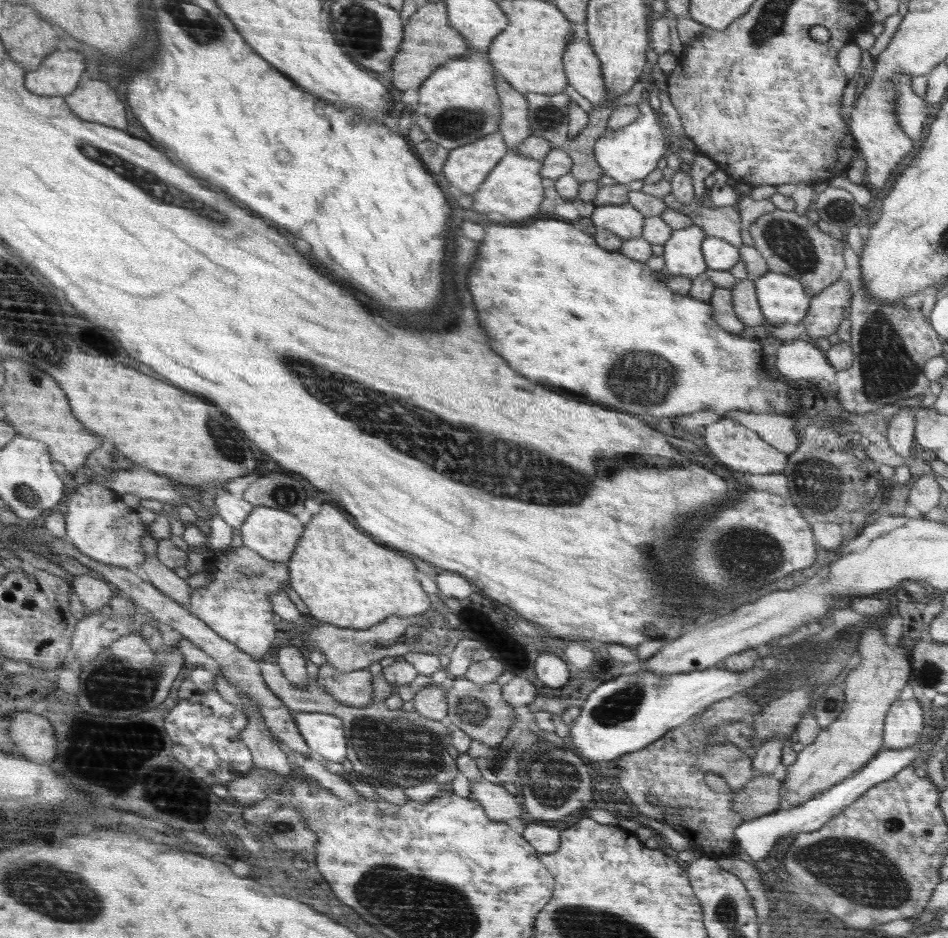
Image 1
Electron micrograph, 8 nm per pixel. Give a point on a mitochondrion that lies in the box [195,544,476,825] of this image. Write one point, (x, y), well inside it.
(405, 751)

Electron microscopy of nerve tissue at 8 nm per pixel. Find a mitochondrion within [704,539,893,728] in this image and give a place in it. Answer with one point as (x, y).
(829, 703)

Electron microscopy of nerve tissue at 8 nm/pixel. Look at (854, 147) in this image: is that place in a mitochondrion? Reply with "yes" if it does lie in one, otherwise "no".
no

